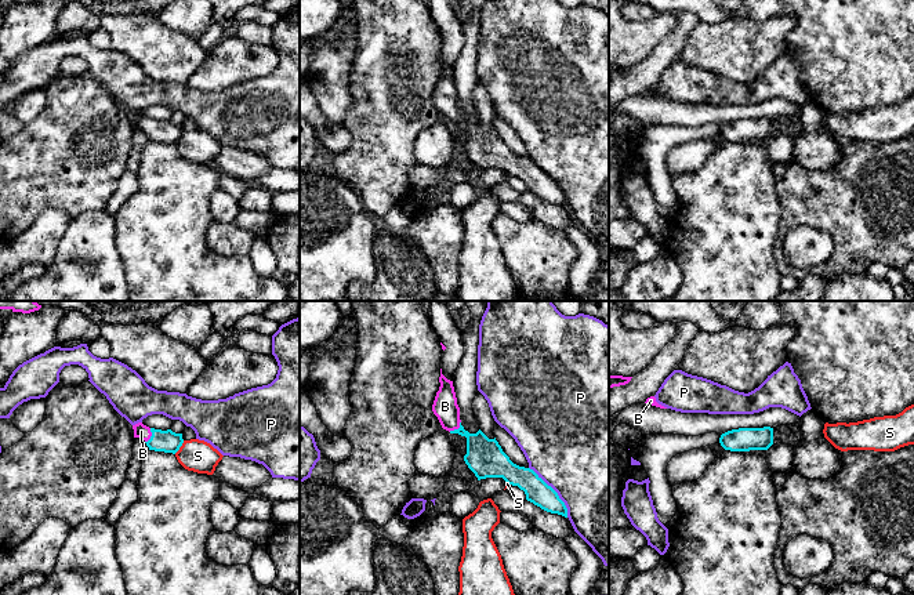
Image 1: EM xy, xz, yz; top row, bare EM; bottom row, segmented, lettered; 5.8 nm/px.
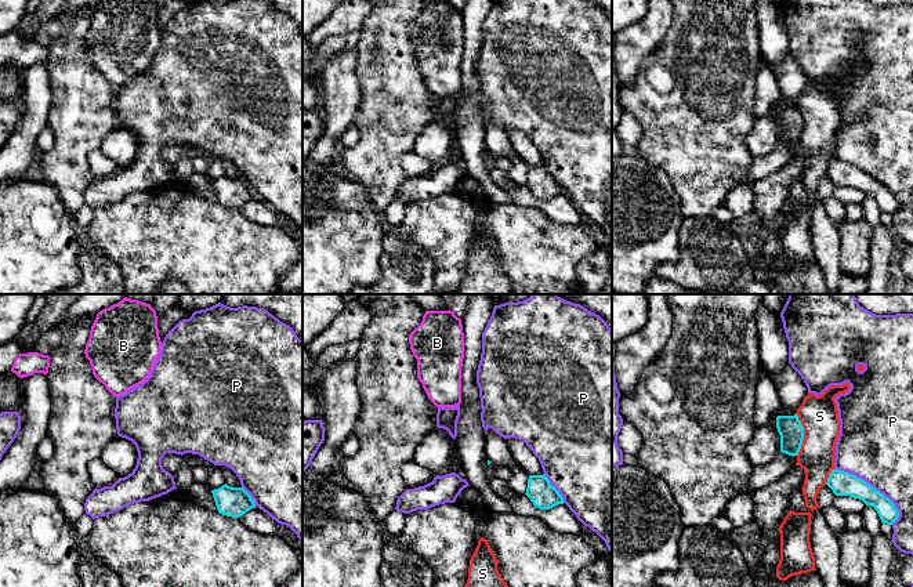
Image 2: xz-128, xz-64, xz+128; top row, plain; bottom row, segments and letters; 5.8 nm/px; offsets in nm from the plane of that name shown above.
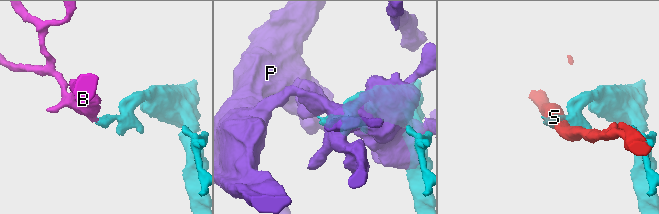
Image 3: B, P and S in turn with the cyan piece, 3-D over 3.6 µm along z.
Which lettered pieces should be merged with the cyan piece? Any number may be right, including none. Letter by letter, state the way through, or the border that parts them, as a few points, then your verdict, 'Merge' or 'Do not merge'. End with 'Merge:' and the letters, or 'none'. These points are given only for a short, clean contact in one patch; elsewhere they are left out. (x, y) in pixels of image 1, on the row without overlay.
B: Path across: xy (167, 131), (158, 131), (152, 126), (141, 122). Merge
P: Do not merge
S: Do not merge
Merge: B

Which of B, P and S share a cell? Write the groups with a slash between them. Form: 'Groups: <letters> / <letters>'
Groups: B / P / S

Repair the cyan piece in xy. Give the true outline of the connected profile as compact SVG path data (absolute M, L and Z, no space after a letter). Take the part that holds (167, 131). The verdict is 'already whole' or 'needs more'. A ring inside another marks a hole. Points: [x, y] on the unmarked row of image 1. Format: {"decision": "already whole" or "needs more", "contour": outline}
{"decision": "needs more", "contour": "M138 113L133 116L134 128L141 128L149 141L175 145L184 134L182 124L175 124L171 120L155 120Z"}

